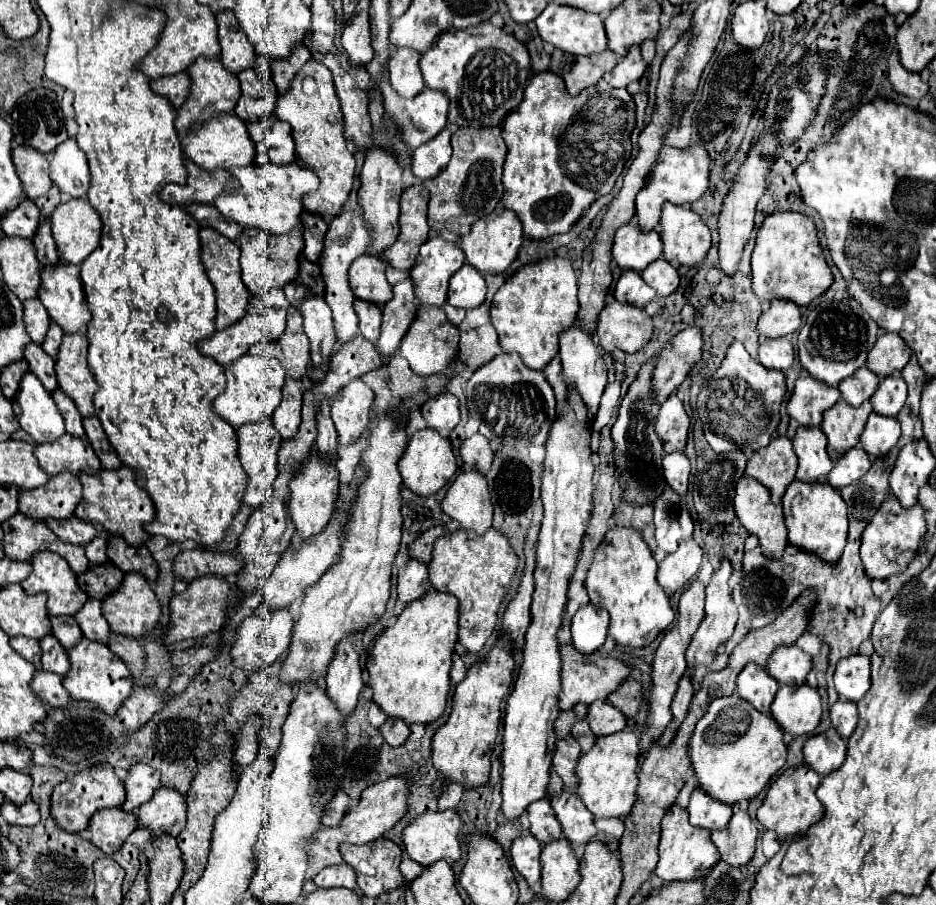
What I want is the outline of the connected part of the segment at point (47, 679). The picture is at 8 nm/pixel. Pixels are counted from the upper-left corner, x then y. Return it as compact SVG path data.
M39 670L31 682L33 690L53 708L63 708L63 706L71 706L71 698L69 692L63 686L63 678L53 674L53 672L45 672Z

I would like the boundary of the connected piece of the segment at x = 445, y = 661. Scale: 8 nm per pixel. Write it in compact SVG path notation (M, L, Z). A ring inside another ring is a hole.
M431 590L423 598L409 602L397 616L395 624L375 640L365 666L373 688L373 702L393 716L379 728L381 736L391 746L401 746L409 738L409 724L429 724L445 712L447 692L451 686L449 670L457 644L457 618L457 598ZM401 718L407 724L401 722Z

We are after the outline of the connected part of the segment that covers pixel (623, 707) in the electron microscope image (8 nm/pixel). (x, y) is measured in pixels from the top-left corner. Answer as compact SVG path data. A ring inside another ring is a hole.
M627 678L613 694L607 696L607 700L619 708L627 718L635 718L639 714L639 708L643 706L643 688L637 680Z

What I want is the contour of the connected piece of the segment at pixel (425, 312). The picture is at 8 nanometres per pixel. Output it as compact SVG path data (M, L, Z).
M419 304L419 312L415 316L415 322L409 326L409 330L401 342L401 354L407 358L411 370L419 376L439 374L455 360L457 350L459 350L459 330L455 324L451 324L445 318L443 308Z

